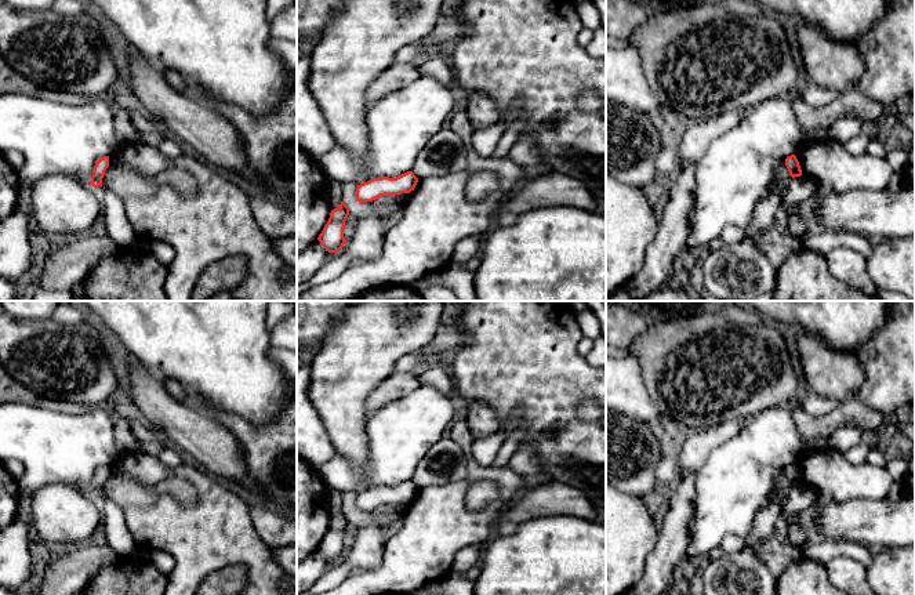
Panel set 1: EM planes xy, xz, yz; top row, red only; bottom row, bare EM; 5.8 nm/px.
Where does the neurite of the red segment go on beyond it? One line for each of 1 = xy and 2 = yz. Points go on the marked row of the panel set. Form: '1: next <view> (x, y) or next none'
1: next none
2: next none

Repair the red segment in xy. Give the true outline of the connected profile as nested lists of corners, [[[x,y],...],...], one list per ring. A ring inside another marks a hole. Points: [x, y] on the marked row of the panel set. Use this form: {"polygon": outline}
{"polygon": [[[104,156],[95,163],[90,181],[90,184],[94,188],[98,188],[102,184],[102,178],[108,167],[109,167],[109,156]]]}

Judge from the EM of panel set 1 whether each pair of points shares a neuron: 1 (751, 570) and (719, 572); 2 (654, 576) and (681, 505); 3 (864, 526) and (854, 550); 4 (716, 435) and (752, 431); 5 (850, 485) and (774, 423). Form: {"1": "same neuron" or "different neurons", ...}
{"1": "same neuron", "2": "same neuron", "3": "different neurons", "4": "different neurons", "5": "different neurons"}

